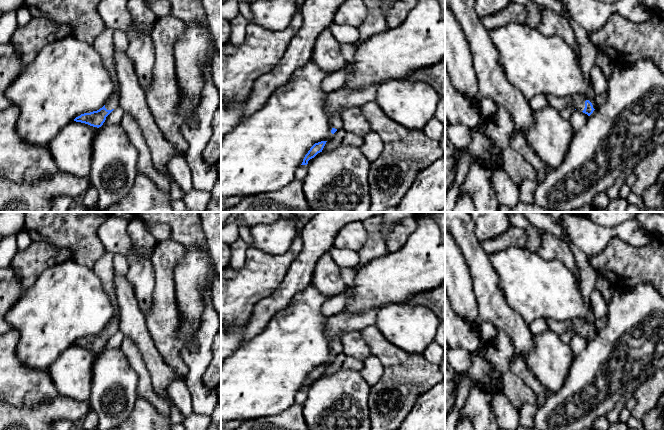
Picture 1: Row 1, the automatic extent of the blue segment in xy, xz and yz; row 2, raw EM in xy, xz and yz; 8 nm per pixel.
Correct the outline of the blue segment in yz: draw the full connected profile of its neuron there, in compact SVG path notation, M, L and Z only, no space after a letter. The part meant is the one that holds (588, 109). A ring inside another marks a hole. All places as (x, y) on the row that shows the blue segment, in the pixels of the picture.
M547 95L546 98L548 100L548 105L558 111L569 105L573 105L576 110L590 116L595 110L589 99L583 95L575 95L567 98L558 98L553 95Z

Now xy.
M120 92L112 93L105 102L105 105L97 111L84 113L76 117L74 121L88 124L93 127L101 127L106 120L106 117L117 107L120 103Z

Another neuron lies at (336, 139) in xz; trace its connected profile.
M344 128L337 130L333 134L333 136L329 140L327 140L322 151L330 151L330 150L336 148L337 146L339 146L343 140L345 134L346 134L346 131Z

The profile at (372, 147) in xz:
M371 131L363 137L360 151L370 163L375 161L382 154L383 150L383 140L375 131Z

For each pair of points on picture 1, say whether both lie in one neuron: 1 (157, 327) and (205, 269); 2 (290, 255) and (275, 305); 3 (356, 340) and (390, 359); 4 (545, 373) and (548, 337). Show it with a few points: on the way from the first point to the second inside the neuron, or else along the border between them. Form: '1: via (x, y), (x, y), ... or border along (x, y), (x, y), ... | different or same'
1: border along (173, 280), (179, 315), (179, 325), (177, 327) | different
2: border along (295, 260), (291, 263), (281, 283), (266, 297) | different
3: border along (360, 331), (373, 354) | different
4: via (548, 364), (548, 346) | same

